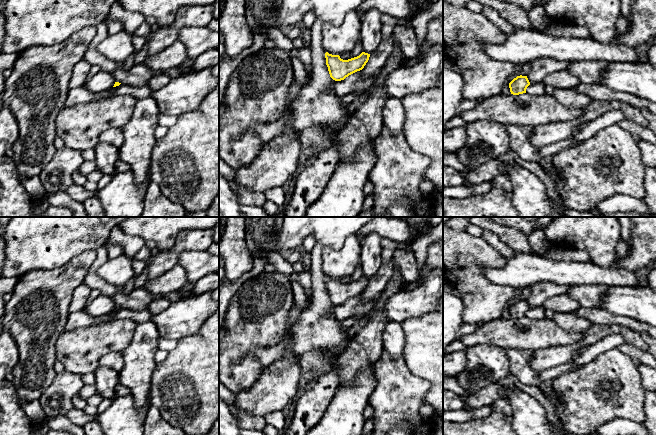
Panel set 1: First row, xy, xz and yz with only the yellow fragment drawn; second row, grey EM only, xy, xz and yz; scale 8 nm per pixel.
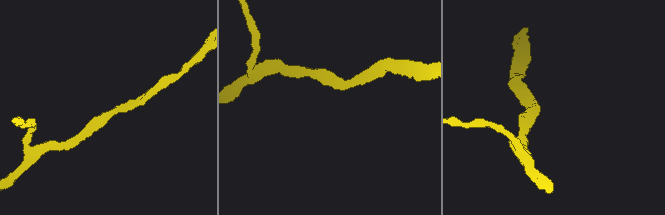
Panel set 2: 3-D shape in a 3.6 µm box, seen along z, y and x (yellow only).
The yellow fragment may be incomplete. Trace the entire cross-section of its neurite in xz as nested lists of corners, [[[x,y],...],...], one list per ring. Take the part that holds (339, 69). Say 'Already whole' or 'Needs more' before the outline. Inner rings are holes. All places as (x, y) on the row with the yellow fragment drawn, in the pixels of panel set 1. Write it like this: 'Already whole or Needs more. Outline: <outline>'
Already whole. Outline: [[[362,52],[359,56],[343,60],[339,55],[325,53],[326,65],[330,77],[335,81],[344,80],[349,75],[360,71],[368,62],[370,54]]]

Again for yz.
Already whole. Outline: [[[517,76],[509,83],[510,92],[513,95],[526,93],[526,89],[529,85],[530,82],[527,76]]]

